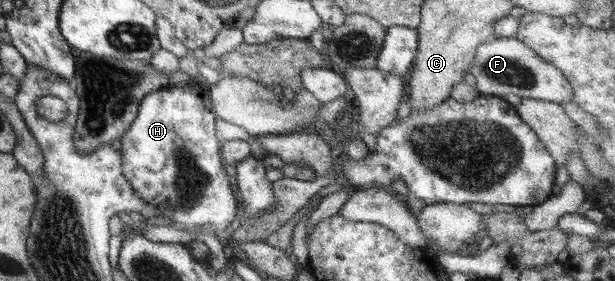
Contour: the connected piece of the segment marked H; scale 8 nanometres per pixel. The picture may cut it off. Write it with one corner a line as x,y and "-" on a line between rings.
191,81
191,84
185,84
183,87
175,87
169,85
167,88
161,88
154,92
148,93
140,102
138,107
137,117
129,127
129,130
120,138
121,140
121,154
123,155
123,176
131,183
132,189
135,190
137,196
143,198
149,204
155,204
159,208
159,215
171,218
173,222
184,232
203,231
198,229
200,226
210,226
219,237
225,236
230,229
236,225
237,217
241,212
239,197
237,193
231,189
227,173
224,171
225,165
220,156
220,145
215,134
215,123
218,121
214,113
214,106
212,105
211,94
209,90
203,88
197,82

